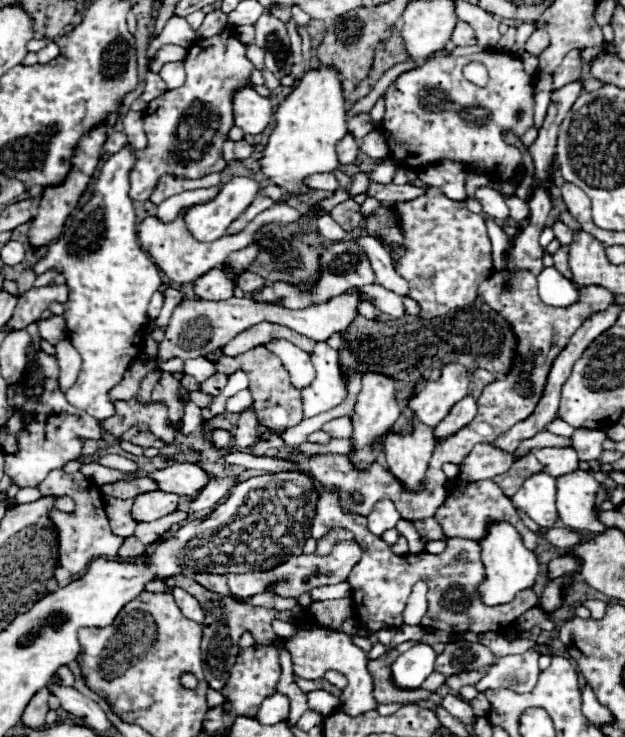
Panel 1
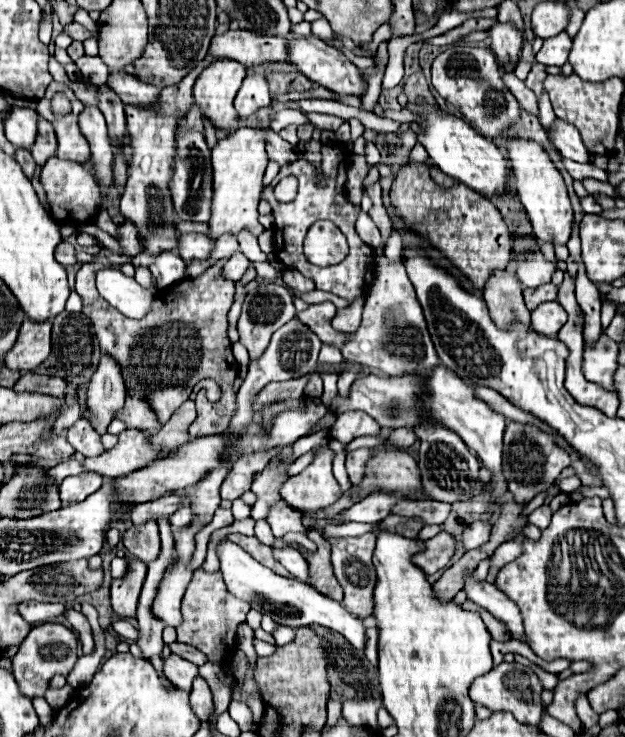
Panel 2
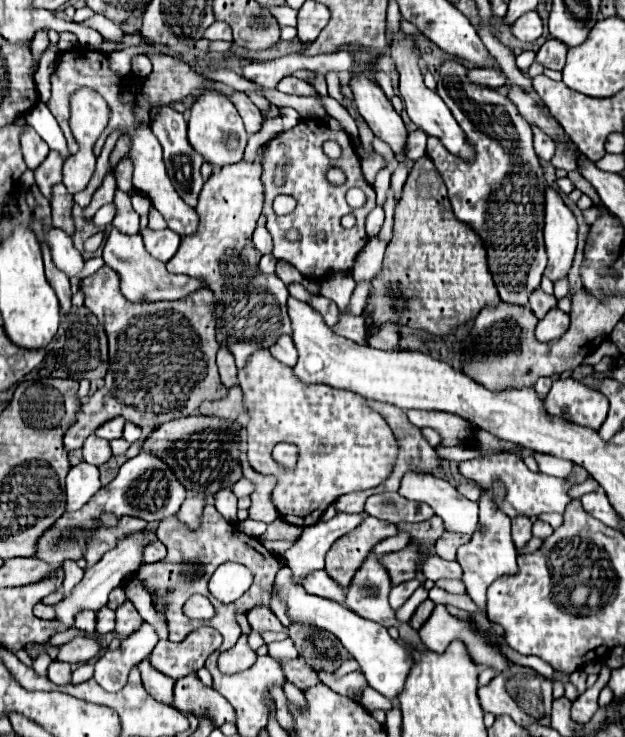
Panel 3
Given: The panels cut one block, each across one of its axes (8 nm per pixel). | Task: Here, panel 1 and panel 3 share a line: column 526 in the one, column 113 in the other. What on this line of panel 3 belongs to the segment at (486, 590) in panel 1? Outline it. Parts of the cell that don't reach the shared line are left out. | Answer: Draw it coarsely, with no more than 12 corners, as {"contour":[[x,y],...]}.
{"contour":[[144,532],[120,538],[82,582],[54,604],[74,626],[80,610],[100,610],[124,576],[140,568]]}

